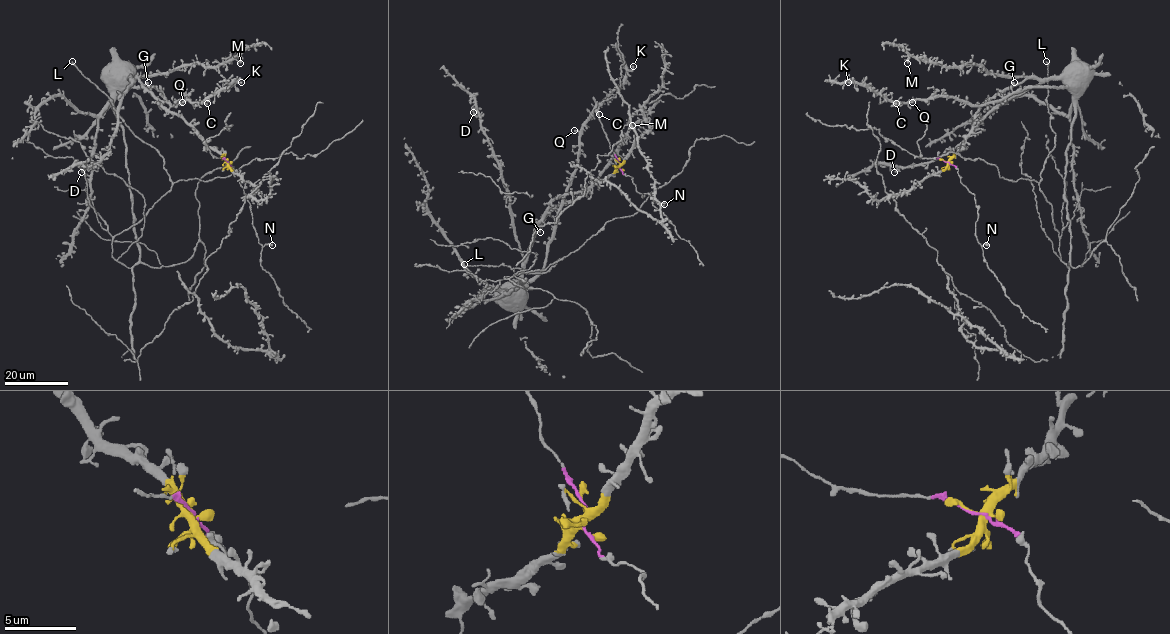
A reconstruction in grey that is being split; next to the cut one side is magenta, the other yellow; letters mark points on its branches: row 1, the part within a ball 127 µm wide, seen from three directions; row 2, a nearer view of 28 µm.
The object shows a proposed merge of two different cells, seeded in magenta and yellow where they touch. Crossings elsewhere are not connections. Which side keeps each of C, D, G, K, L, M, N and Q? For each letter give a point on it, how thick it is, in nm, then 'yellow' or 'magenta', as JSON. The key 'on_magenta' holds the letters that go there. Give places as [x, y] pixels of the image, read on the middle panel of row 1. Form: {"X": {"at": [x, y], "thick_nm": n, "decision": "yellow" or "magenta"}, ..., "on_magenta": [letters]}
{"C": {"at": [599, 114], "thick_nm": 400, "decision": "yellow"}, "D": {"at": [473, 112], "thick_nm": 360, "decision": "yellow"}, "G": {"at": [540, 232], "thick_nm": 460, "decision": "yellow"}, "K": {"at": [633, 66], "thick_nm": 360, "decision": "yellow"}, "L": {"at": [464, 264], "thick_nm": 280, "decision": "yellow"}, "M": {"at": [632, 125], "thick_nm": 320, "decision": "yellow"}, "N": {"at": [664, 204], "thick_nm": 360, "decision": "magenta"}, "Q": {"at": [574, 130], "thick_nm": 360, "decision": "yellow"}, "on_magenta": ["N"]}

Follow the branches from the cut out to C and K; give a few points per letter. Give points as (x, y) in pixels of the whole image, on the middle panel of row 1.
C: (619, 164), (607, 177), (584, 190), (565, 193), (561, 197), (577, 163), (583, 124), (595, 111), (599, 114)
K: (619, 164), (584, 190), (561, 197), (577, 163), (583, 122), (633, 66)

